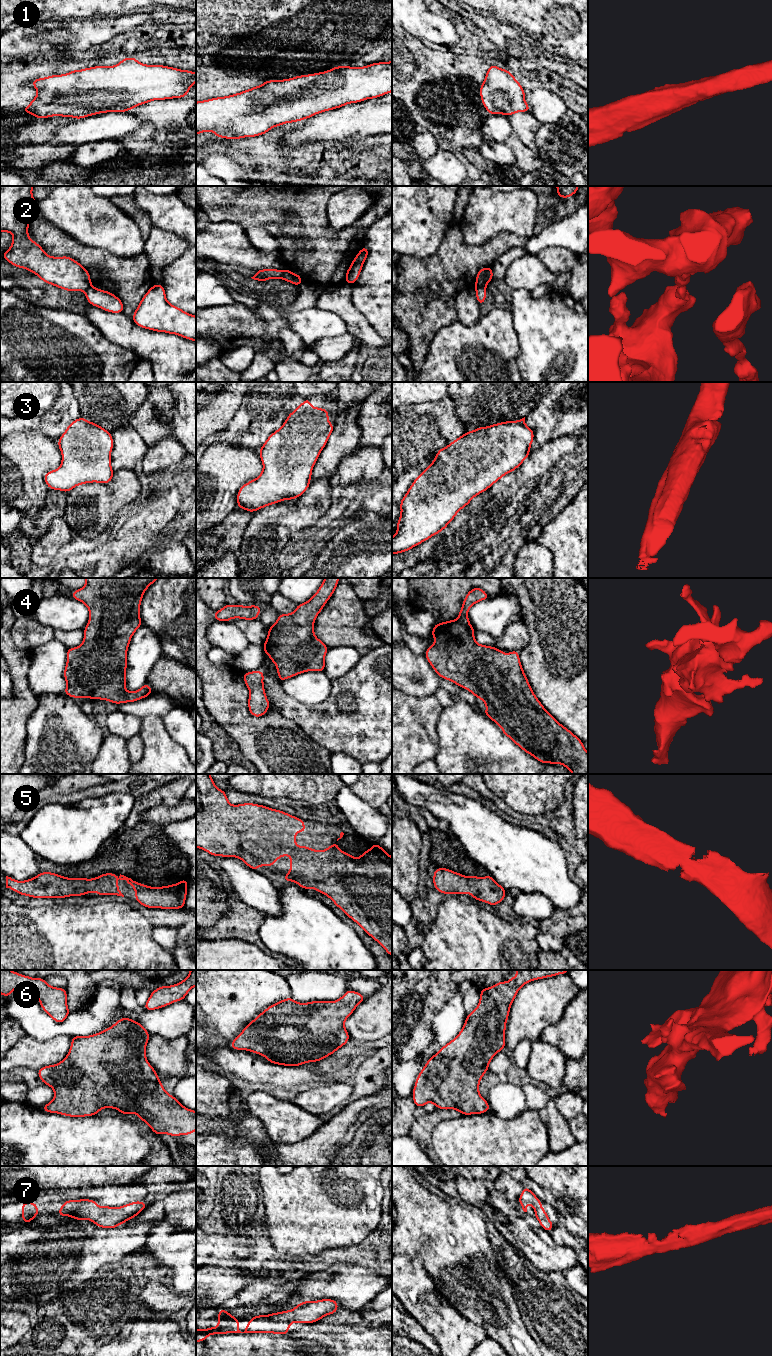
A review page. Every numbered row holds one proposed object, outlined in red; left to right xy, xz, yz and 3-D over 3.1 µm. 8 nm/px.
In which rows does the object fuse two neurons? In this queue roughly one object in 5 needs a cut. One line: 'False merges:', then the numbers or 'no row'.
False merges: 2

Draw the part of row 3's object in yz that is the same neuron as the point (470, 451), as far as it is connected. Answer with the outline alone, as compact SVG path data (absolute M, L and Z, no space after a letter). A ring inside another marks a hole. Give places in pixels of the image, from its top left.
M524 417L517 421L504 421L487 427L478 427L439 449L433 462L415 478L406 495L400 500L401 513L399 521L395 523L397 532L392 537L392 555L406 552L441 533L475 496L488 490L504 475L516 470L529 457L533 440L534 432L525 424Z

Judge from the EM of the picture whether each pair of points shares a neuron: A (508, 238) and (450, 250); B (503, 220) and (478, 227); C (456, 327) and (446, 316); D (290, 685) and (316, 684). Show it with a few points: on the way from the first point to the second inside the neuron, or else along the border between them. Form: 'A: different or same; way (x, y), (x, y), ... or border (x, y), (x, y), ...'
A: same; way (494, 247), (489, 252), (464, 252)
B: same; way (497, 220), (484, 221)
C: different; border (457, 319), (443, 326), (433, 337)
D: same; way (296, 685), (310, 685)

